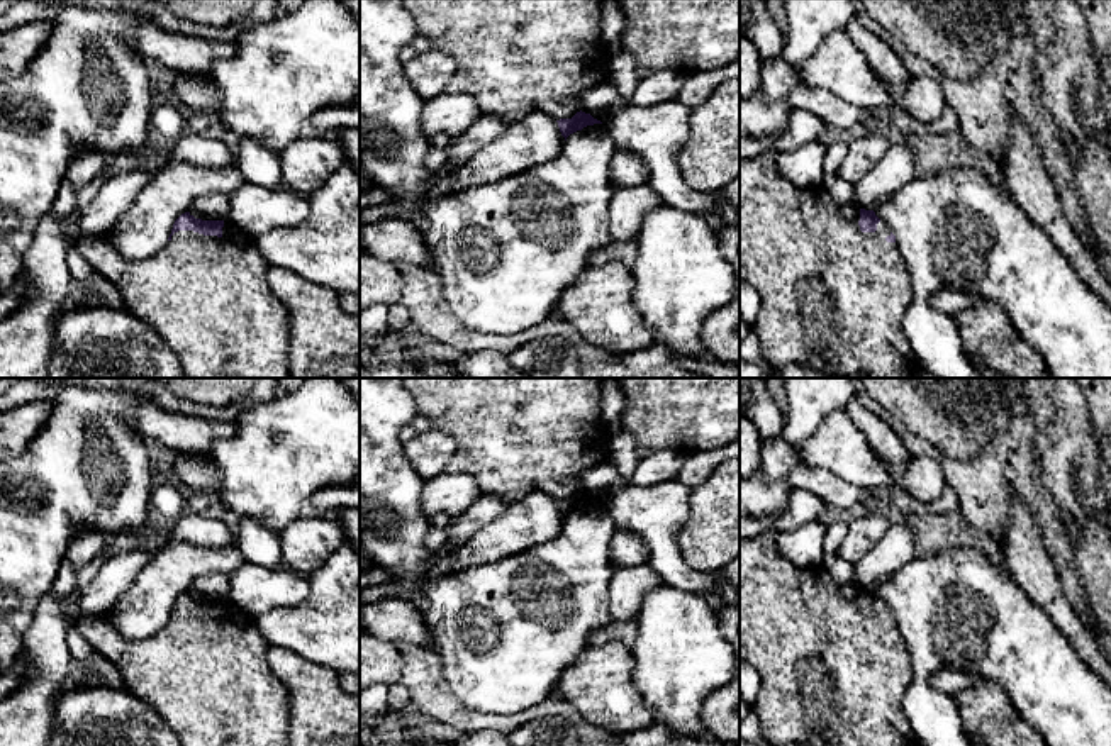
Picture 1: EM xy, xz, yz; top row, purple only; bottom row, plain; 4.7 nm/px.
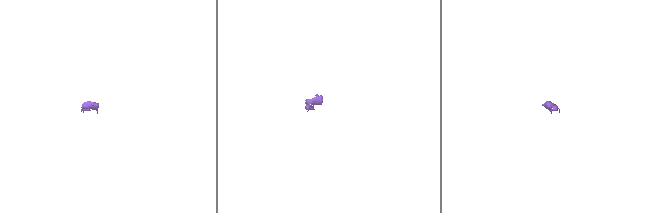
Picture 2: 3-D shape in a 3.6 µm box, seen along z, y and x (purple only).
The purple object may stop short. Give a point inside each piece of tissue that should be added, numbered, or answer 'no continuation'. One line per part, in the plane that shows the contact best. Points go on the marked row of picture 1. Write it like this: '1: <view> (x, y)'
1: xy (207, 297)

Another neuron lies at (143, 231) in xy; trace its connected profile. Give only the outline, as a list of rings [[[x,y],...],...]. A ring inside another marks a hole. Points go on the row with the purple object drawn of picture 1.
[[[166,161],[137,193],[131,207],[105,232],[112,248],[127,259],[159,253],[175,220],[207,193],[234,195],[246,183],[239,168],[202,168],[188,161]]]

